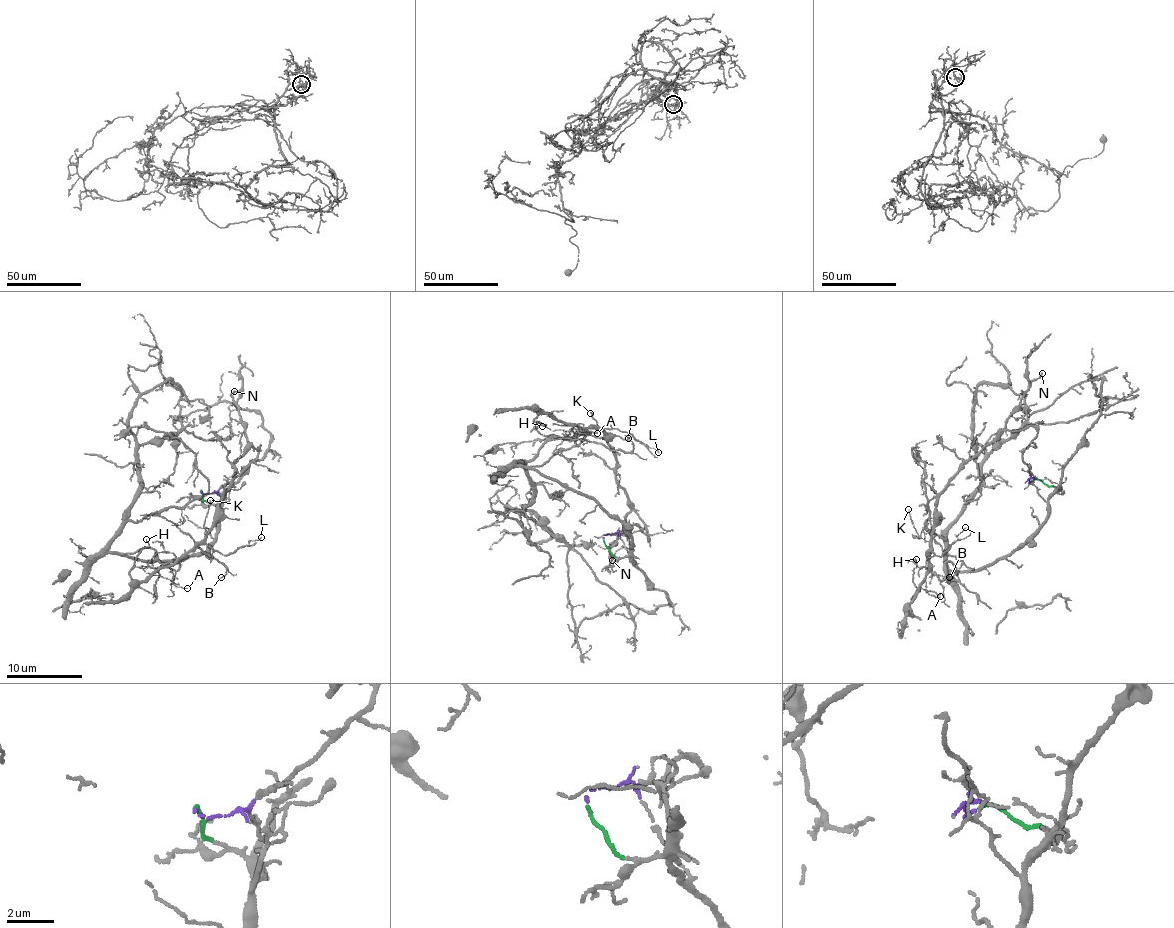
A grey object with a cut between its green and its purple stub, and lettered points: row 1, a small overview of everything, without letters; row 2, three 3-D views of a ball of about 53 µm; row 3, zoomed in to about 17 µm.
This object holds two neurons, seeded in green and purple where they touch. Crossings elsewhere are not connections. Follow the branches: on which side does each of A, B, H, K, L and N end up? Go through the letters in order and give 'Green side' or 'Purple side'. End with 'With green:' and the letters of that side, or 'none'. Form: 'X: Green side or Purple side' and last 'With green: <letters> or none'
A: Purple side
B: Green side
H: Purple side
K: Purple side
L: Purple side
N: Purple side
With green: B

